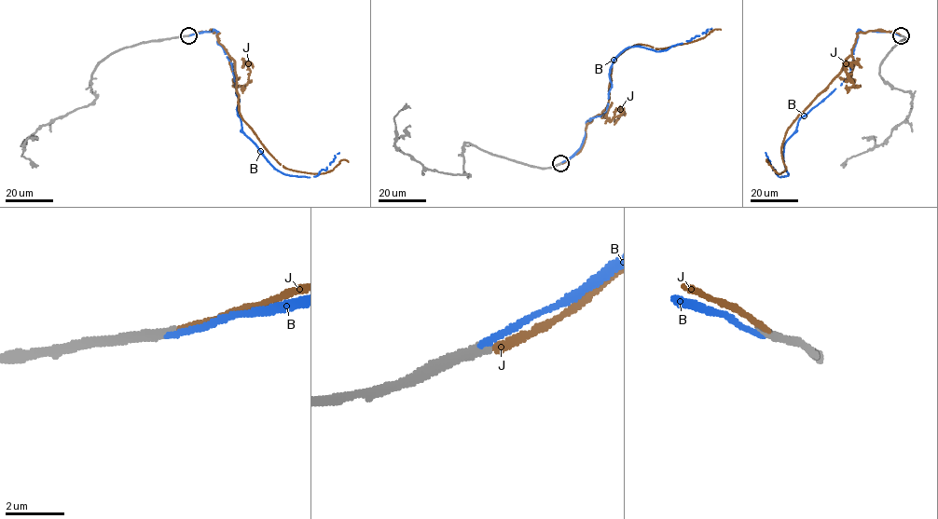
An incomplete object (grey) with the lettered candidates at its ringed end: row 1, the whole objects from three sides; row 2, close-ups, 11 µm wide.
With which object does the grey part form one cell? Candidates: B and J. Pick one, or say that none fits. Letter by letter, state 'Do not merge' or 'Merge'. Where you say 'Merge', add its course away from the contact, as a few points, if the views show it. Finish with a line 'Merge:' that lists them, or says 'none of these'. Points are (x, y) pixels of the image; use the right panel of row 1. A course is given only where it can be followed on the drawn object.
B: Do not merge
J: Do not merge
Merge: none of these

